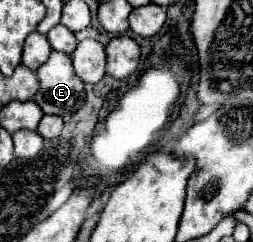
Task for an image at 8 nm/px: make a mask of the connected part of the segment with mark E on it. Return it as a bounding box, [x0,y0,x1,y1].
[33,50,83,118]

